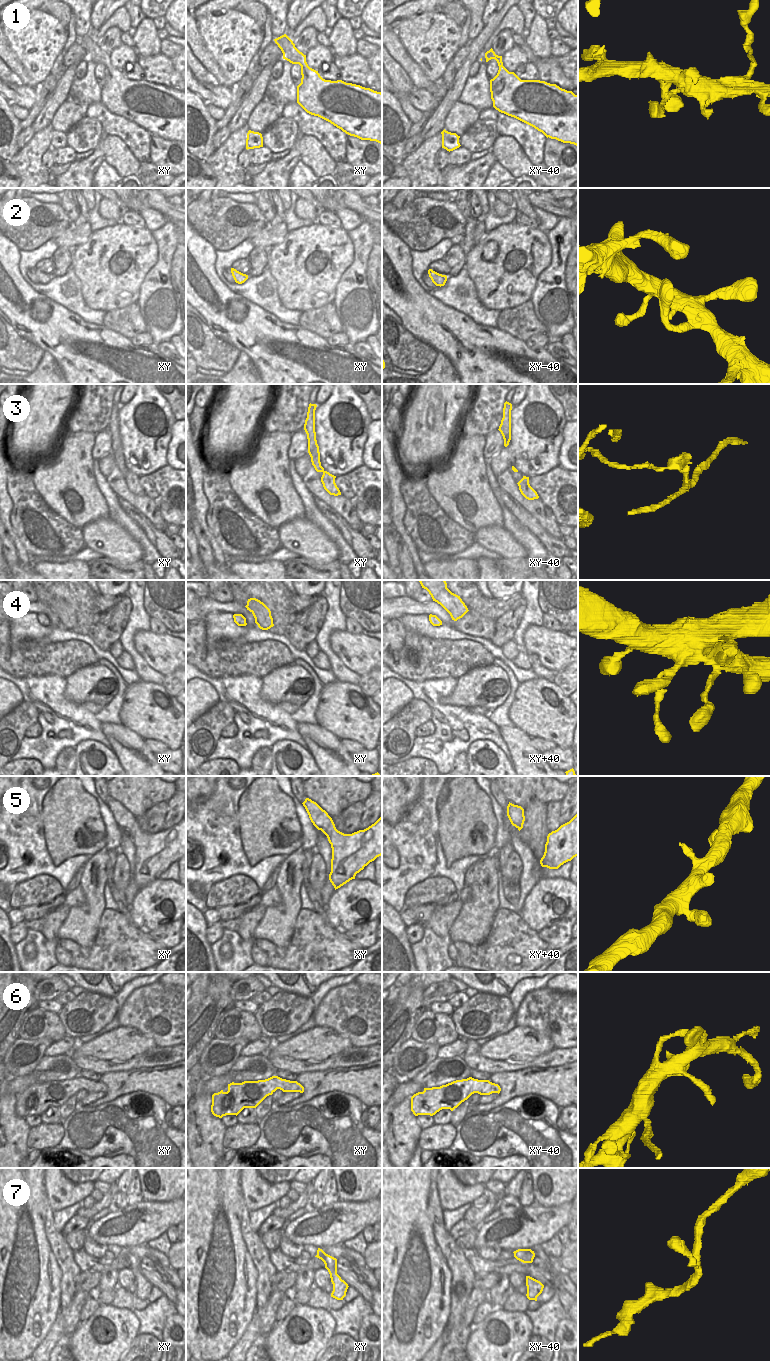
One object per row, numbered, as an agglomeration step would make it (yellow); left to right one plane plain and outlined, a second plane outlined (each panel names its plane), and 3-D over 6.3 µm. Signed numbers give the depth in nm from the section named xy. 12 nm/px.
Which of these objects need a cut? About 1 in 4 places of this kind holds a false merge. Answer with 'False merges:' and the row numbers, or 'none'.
False merges: 3

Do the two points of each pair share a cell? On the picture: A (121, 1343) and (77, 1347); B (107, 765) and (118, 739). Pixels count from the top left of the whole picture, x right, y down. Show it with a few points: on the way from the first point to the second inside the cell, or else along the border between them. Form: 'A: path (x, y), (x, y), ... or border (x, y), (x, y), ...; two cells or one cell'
A: path (110, 1343), (107, 1345), (88, 1345); one cell
B: border (111, 748), (121, 765); two cells

